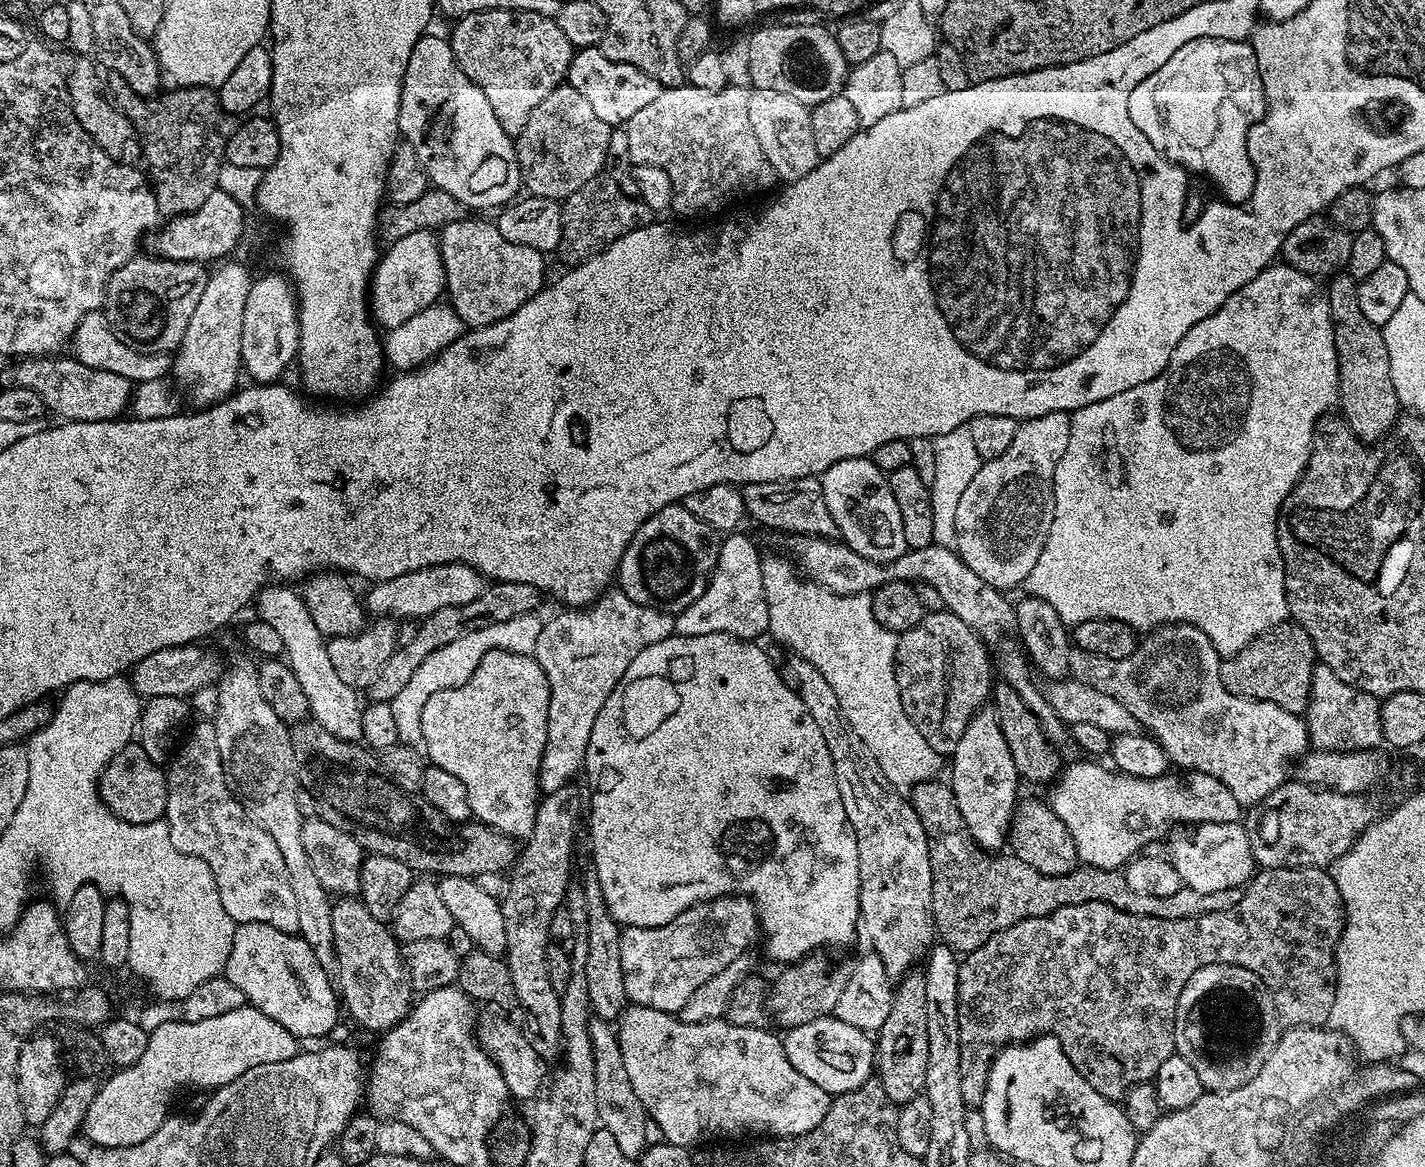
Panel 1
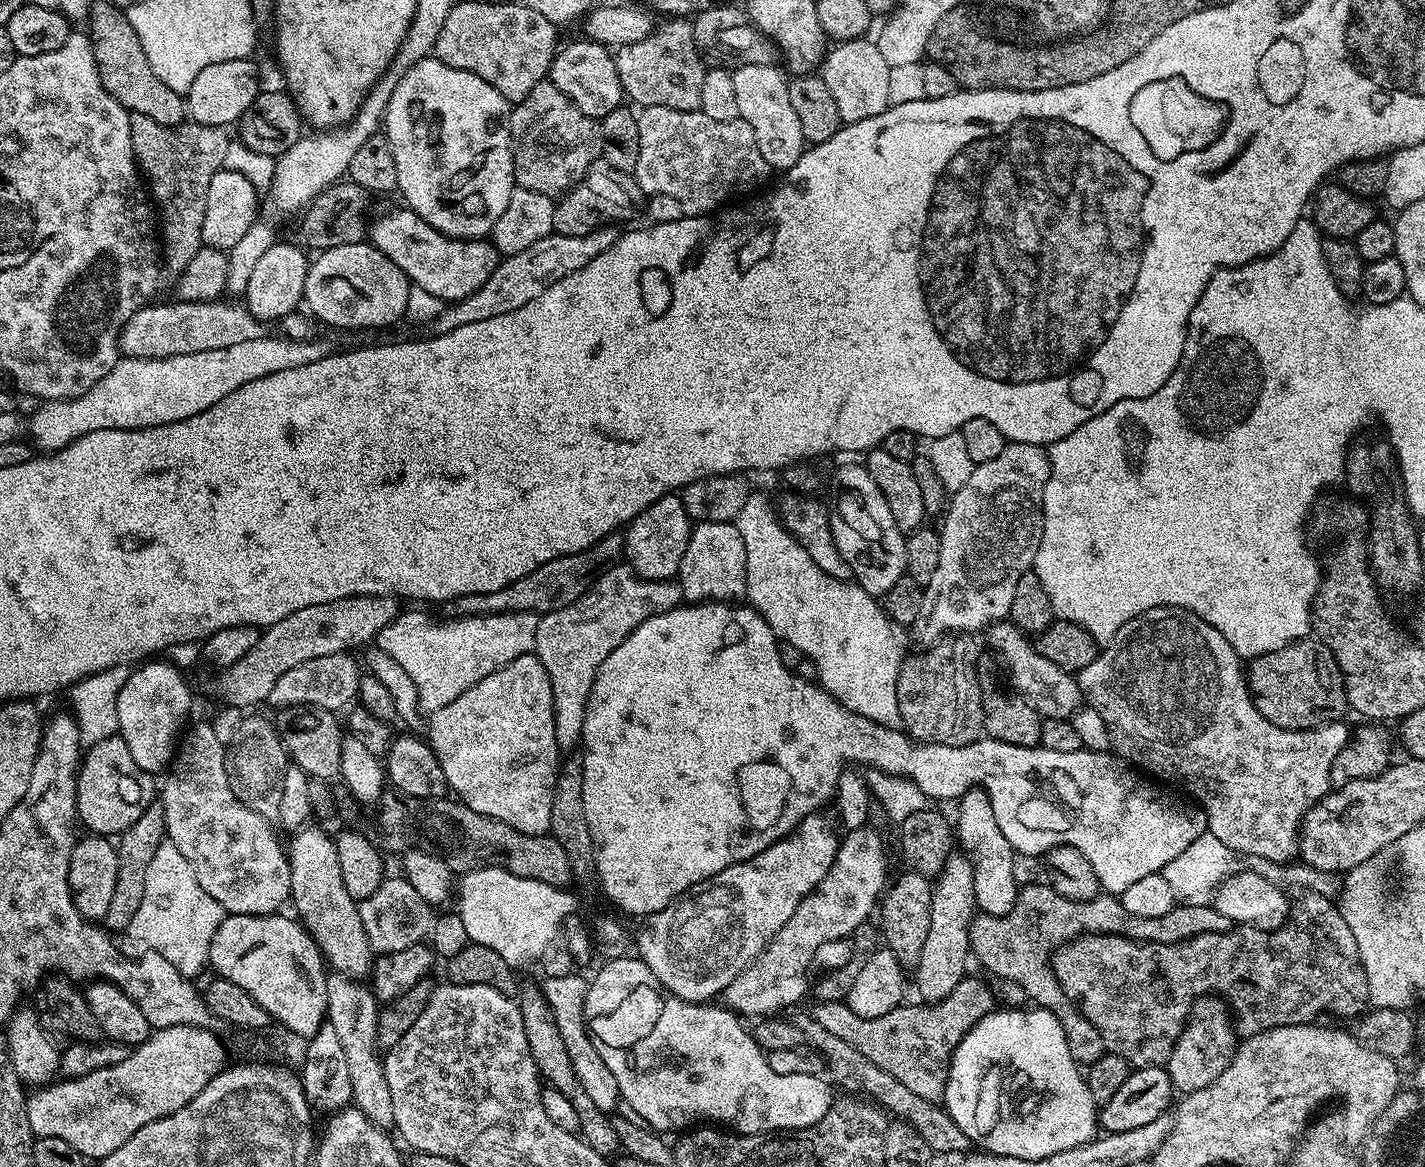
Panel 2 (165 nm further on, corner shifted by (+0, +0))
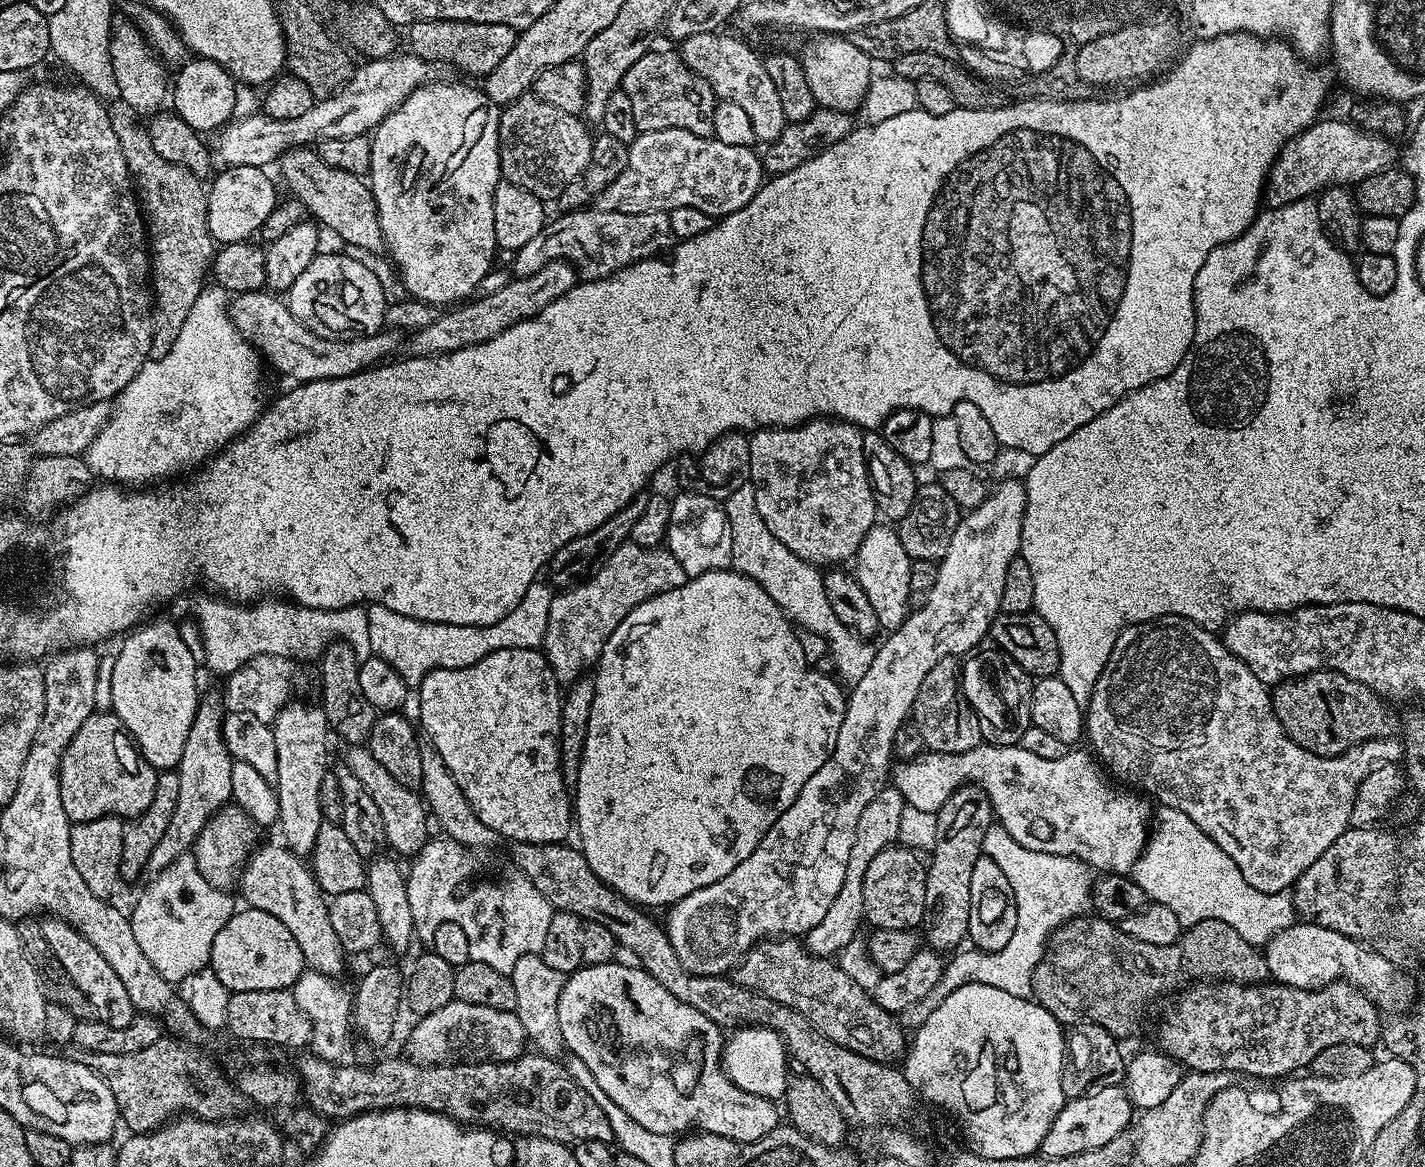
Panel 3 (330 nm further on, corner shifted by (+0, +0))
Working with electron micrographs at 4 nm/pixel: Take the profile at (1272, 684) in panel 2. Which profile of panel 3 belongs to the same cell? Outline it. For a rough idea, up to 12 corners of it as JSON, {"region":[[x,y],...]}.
{"region":[[1341,672],[1271,689],[1298,746],[1341,756],[1392,738],[1389,701]]}

